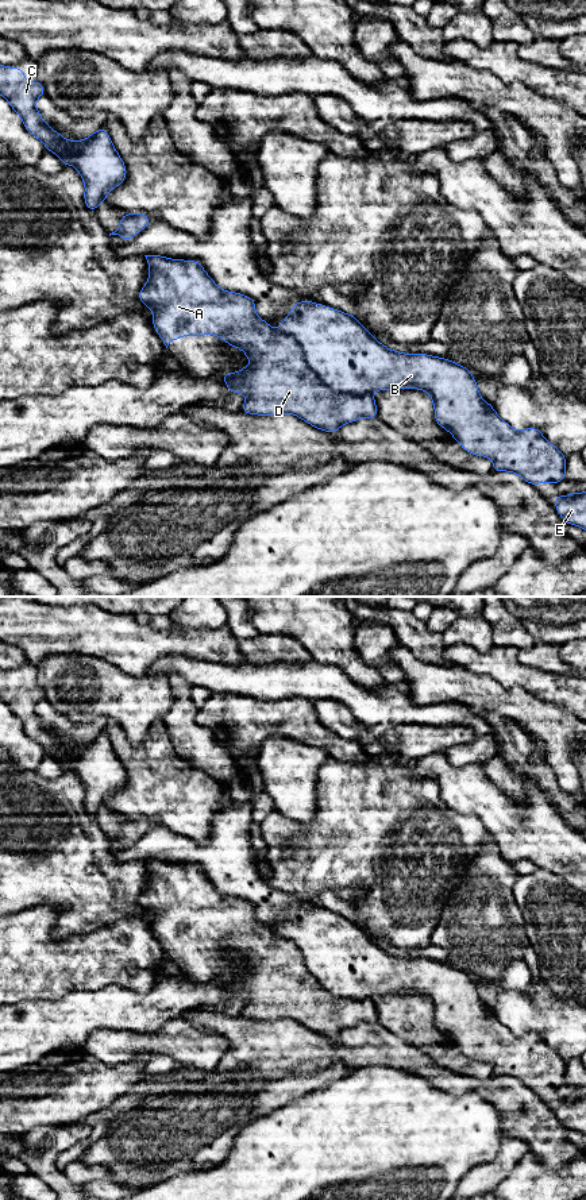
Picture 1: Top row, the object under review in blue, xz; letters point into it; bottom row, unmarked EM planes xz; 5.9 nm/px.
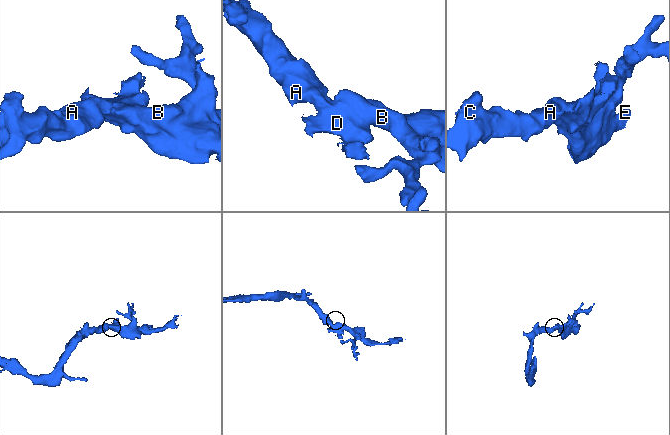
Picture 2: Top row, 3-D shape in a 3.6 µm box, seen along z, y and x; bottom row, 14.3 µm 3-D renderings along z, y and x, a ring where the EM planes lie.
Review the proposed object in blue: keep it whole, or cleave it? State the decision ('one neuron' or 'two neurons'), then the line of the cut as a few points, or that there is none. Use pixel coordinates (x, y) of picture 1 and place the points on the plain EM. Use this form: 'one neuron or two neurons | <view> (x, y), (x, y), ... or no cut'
two neurons | xz (278, 934), (301, 952), (308, 971), (334, 995), (370, 998)

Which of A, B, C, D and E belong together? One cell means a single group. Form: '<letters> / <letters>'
A C D / B E

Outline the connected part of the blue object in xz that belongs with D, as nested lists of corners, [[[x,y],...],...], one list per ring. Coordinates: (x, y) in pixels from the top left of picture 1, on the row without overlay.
[[[144,860],[150,872],[147,888],[138,898],[144,911],[153,914],[153,930],[169,950],[186,939],[216,939],[228,950],[244,956],[252,966],[236,979],[223,979],[230,998],[244,998],[240,1016],[259,1020],[292,1018],[312,1031],[335,1038],[358,1023],[378,1022],[375,1004],[369,999],[334,996],[309,972],[302,952],[289,939],[275,935],[255,918],[255,906],[244,899],[220,894],[197,865]]]

